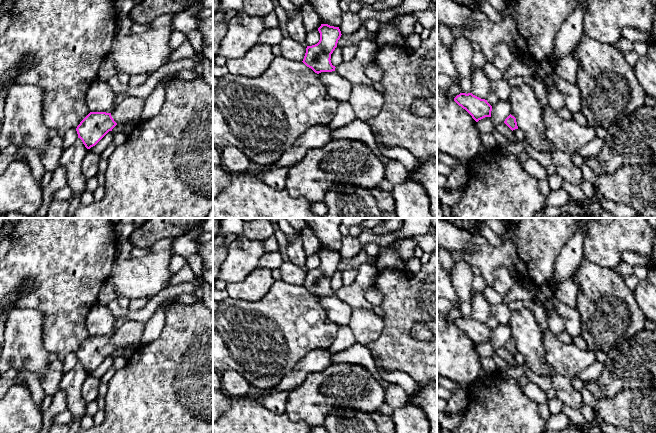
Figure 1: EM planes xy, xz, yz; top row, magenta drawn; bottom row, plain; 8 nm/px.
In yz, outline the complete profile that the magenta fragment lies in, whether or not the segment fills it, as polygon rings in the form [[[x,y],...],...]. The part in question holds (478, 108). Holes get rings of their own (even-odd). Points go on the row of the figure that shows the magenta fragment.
[[[460,93],[454,101],[465,109],[472,118],[478,122],[485,117],[491,117],[492,106],[485,99],[481,99],[472,93]]]

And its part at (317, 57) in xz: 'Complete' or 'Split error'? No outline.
Split error

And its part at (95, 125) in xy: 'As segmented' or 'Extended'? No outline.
Extended

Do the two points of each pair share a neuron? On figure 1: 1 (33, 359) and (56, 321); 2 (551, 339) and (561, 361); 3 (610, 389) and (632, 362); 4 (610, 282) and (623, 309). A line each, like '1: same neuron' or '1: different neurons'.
1: different neurons
2: same neuron
3: same neuron
4: same neuron

